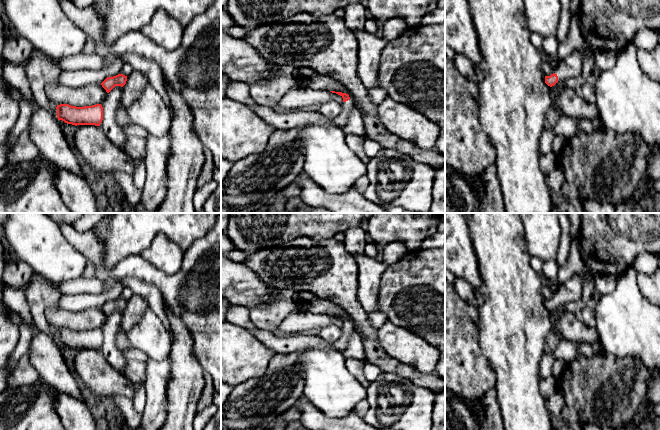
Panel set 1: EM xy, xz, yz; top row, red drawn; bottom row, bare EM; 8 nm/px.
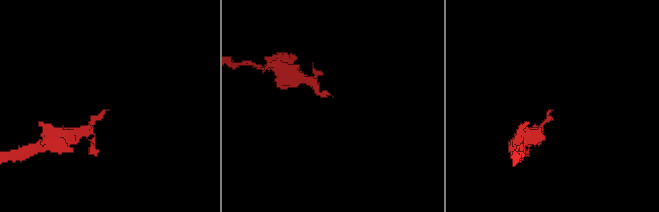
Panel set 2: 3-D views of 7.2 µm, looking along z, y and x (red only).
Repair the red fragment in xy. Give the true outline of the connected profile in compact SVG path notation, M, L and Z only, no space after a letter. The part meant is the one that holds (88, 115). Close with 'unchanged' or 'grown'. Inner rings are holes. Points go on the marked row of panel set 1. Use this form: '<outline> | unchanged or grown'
M69 104L57 105L57 118L72 125L100 126L103 120L103 107L101 104L76 107Z | unchanged

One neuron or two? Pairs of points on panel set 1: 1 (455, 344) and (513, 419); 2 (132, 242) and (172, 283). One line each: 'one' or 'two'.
1: two
2: two

